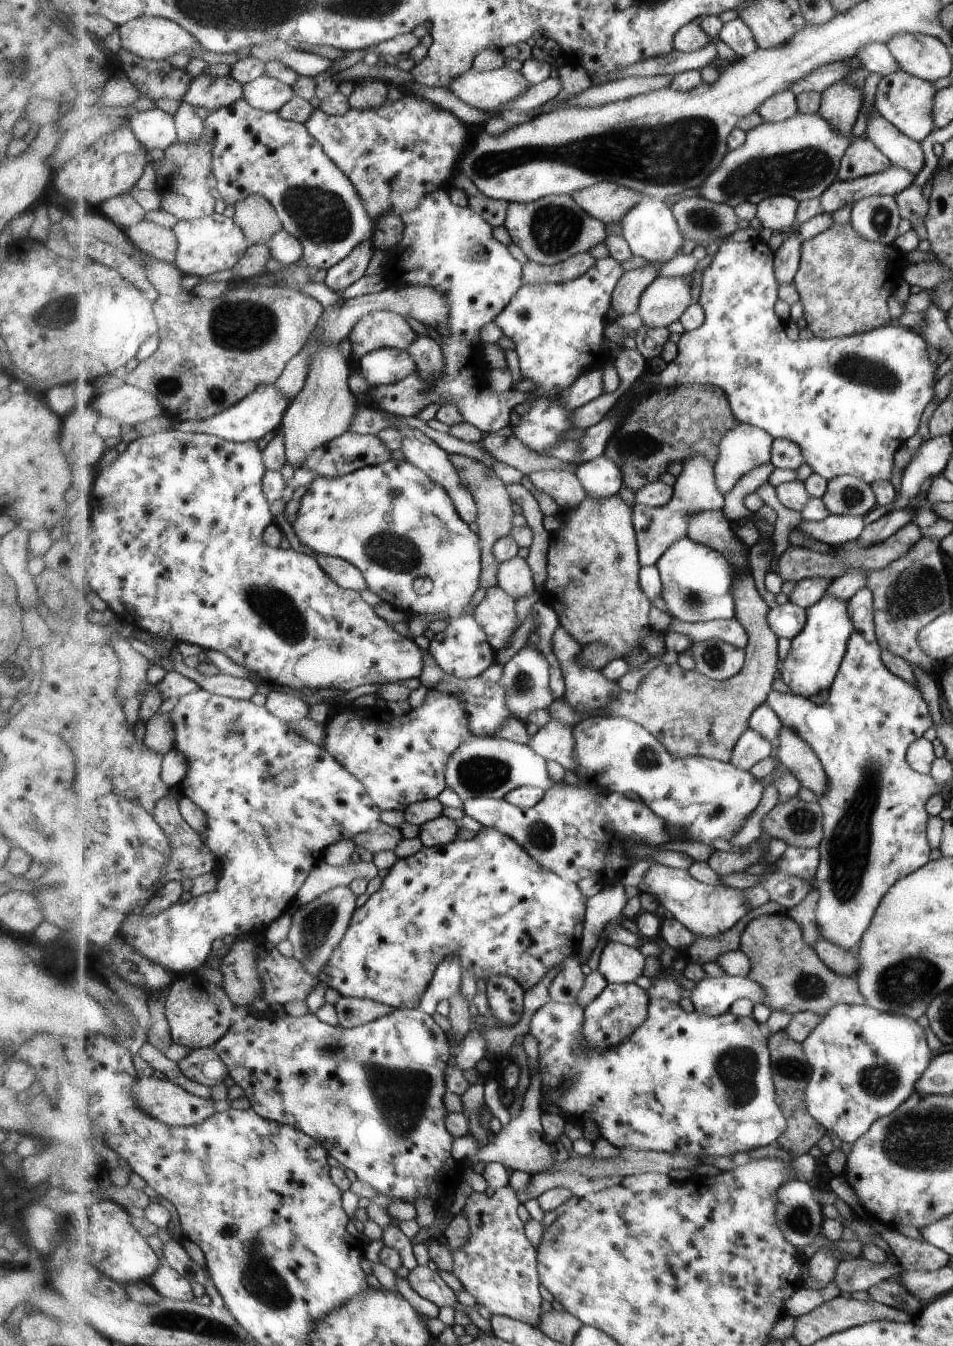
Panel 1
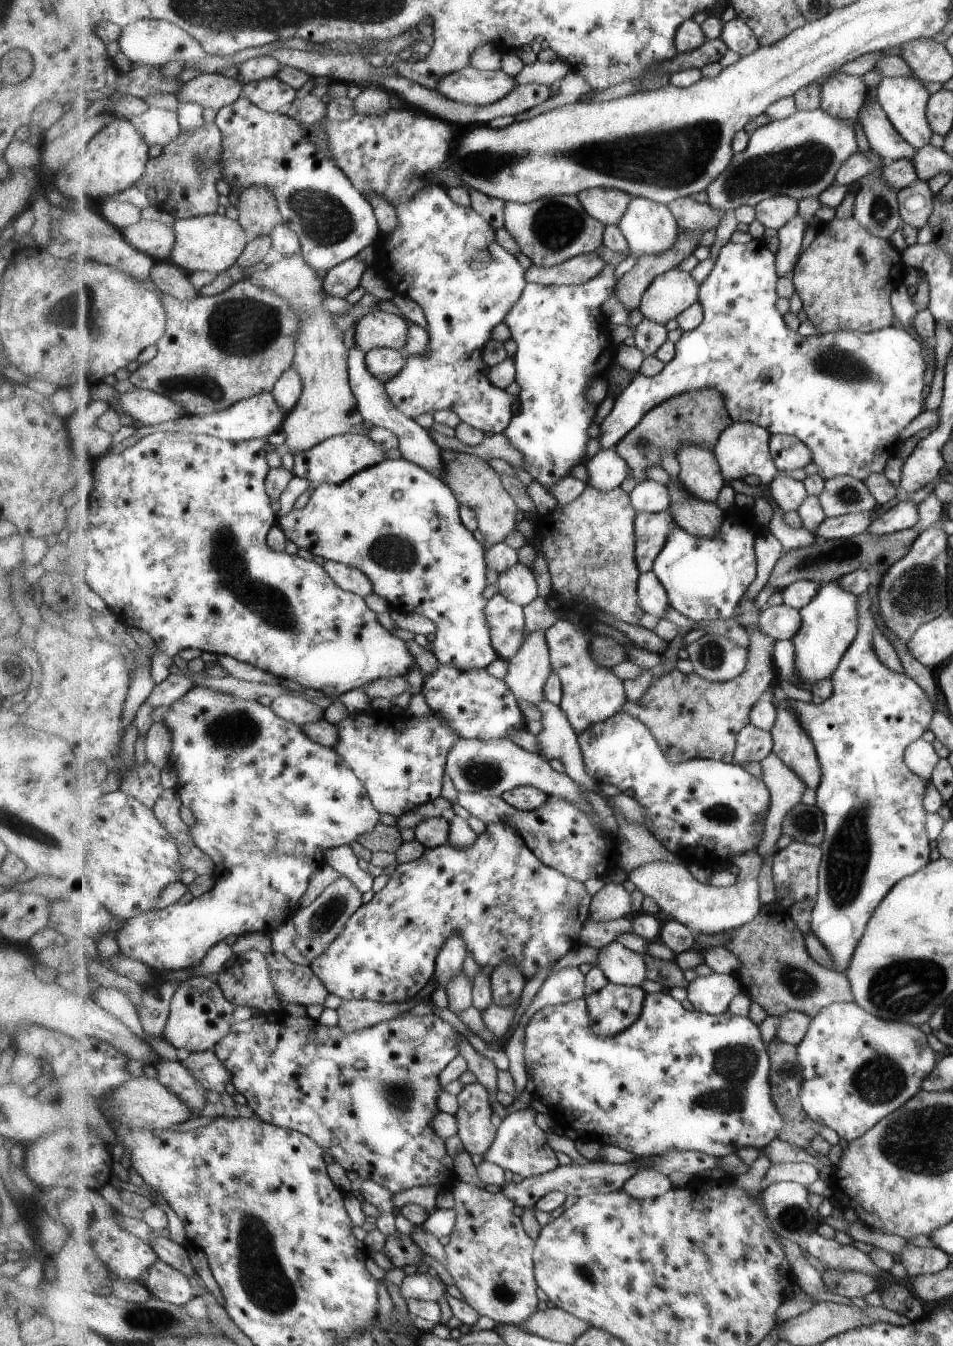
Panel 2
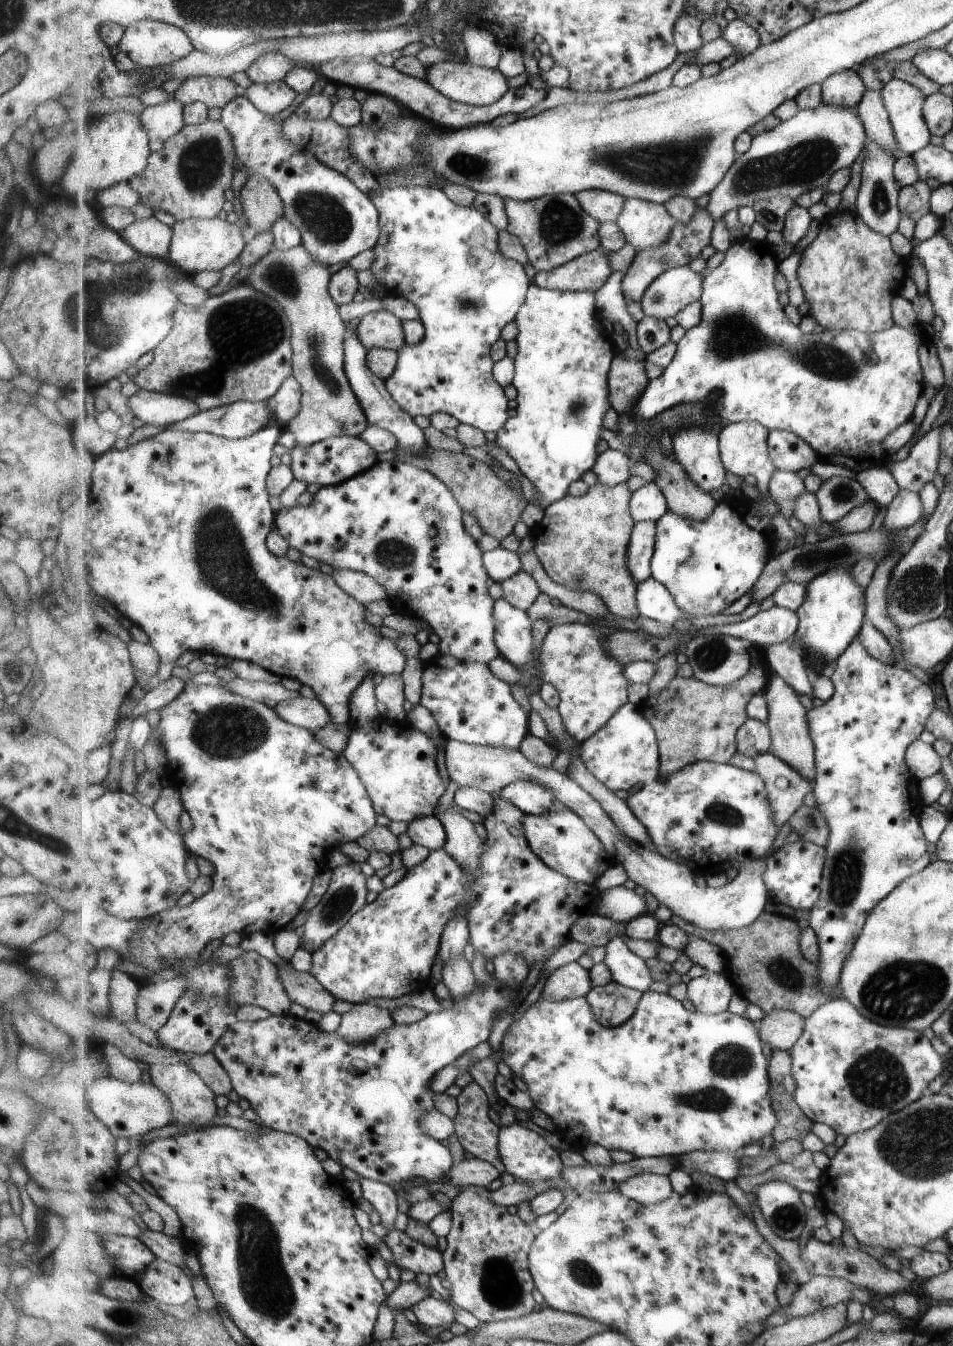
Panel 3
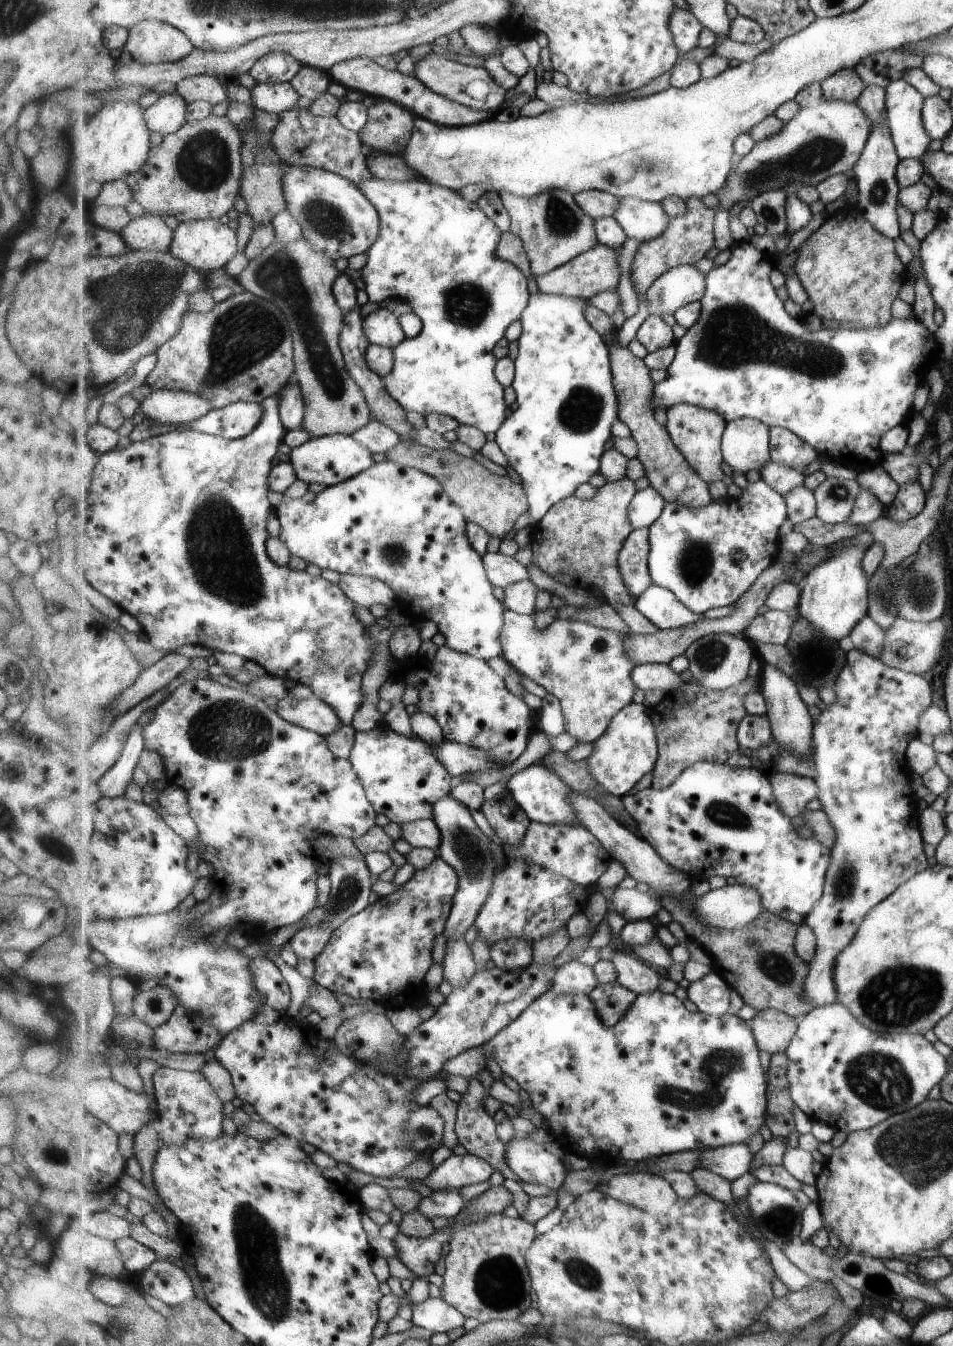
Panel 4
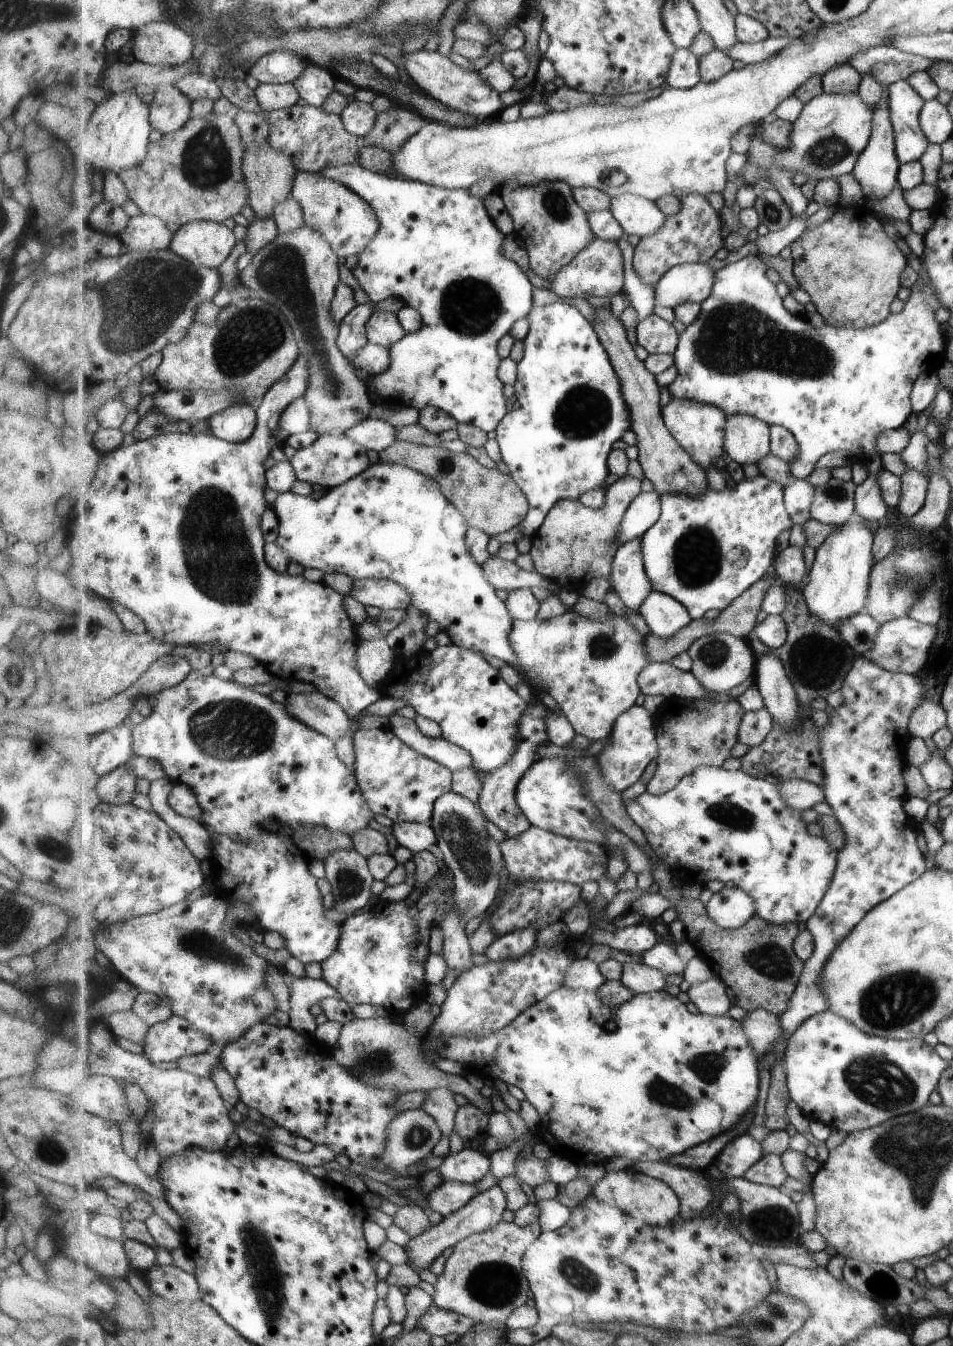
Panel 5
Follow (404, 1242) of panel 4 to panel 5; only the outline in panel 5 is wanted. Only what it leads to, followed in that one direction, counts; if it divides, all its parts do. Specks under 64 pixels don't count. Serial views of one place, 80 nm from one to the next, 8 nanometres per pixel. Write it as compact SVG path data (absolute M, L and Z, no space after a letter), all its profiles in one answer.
M498 1184L493 1185L482 1193L476 1194L471 1202L468 1202L455 1214L444 1217L443 1222L433 1225L422 1235L409 1239L405 1248L408 1263L415 1267L417 1271L421 1270L423 1272L423 1270L429 1270L431 1264L445 1252L445 1248L454 1247L461 1239L470 1237L472 1234L494 1229L501 1222L501 1218L503 1218L503 1214L505 1214L507 1209L507 1197Z

